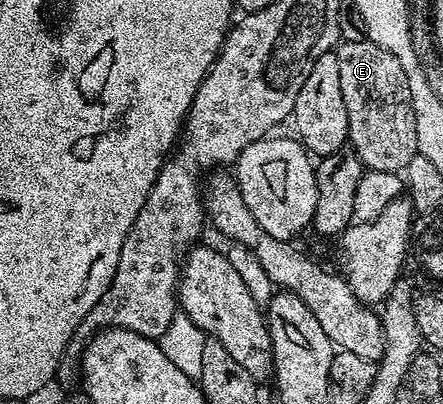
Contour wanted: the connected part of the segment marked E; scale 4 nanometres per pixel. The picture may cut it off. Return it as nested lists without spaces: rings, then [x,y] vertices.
[[[367,39],[358,41],[343,40],[334,51],[338,61],[341,78],[342,97],[346,104],[348,137],[351,150],[363,161],[367,170],[376,172],[403,172],[413,157],[419,154],[417,149],[417,122],[414,121],[413,99],[410,97],[410,85],[405,69],[398,59],[388,50],[374,45]]]

